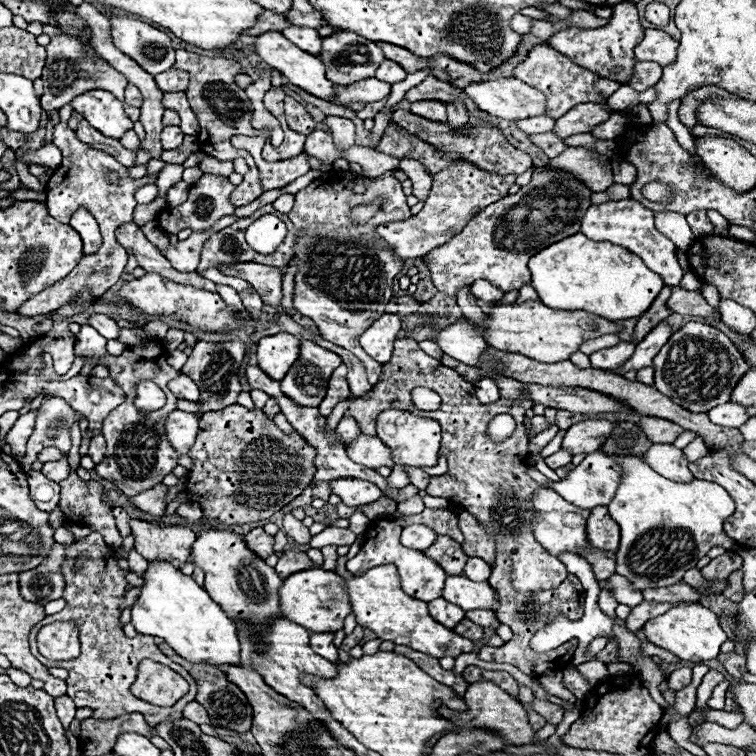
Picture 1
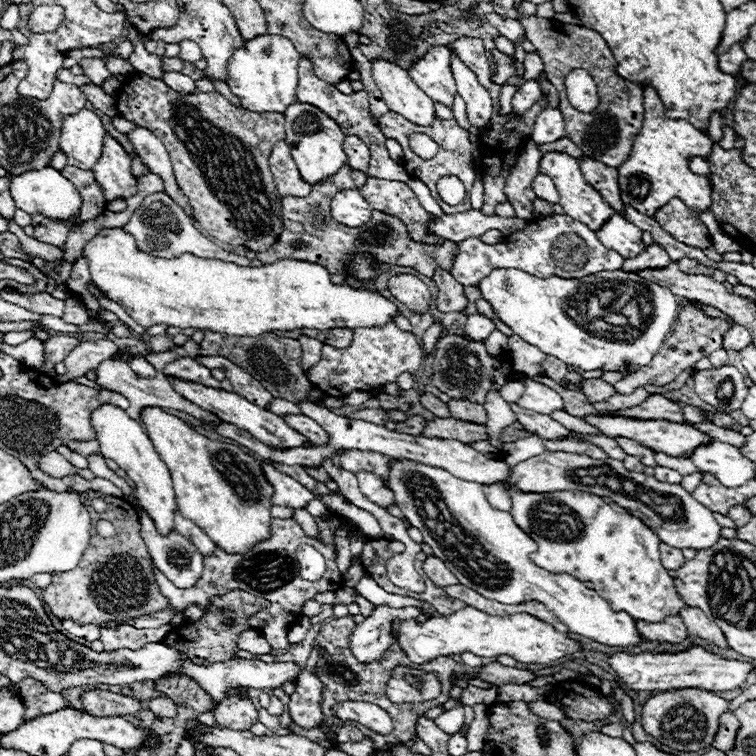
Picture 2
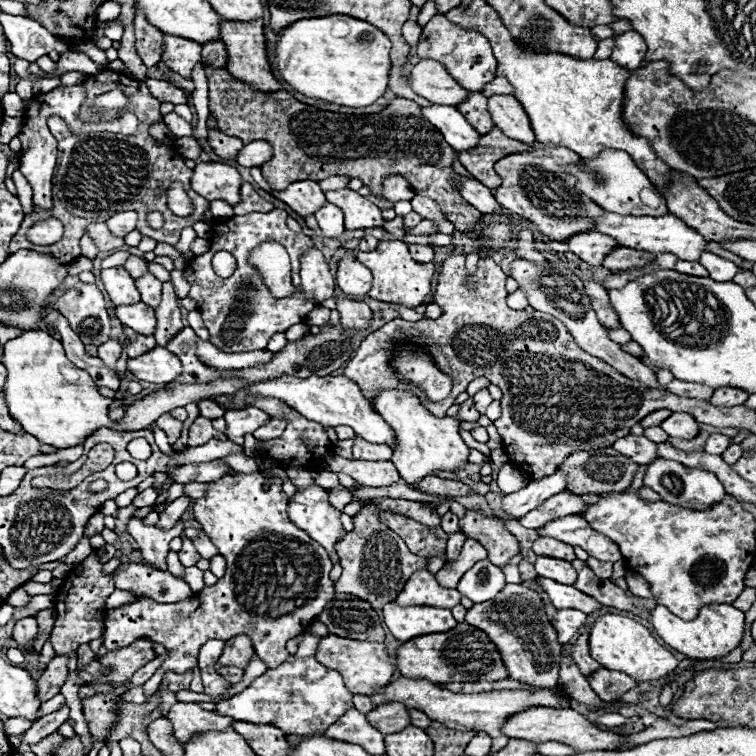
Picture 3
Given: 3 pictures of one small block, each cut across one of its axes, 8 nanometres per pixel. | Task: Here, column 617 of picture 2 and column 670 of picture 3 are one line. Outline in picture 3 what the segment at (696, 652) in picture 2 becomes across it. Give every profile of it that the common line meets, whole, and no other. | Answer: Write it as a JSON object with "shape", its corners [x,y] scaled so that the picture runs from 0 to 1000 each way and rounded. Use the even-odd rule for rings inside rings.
{"shape":[[[799,812],[788,817],[778,849],[780,849],[780,868],[786,873],[791,873],[804,886],[828,889],[839,899],[868,899],[897,881],[897,873],[865,847],[857,831],[828,815]]]}

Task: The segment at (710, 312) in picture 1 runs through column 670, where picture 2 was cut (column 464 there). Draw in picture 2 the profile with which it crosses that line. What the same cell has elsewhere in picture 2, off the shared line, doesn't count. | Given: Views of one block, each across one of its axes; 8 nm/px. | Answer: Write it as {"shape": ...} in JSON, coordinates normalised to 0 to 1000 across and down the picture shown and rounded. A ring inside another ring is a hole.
{"shape":[[[577,357],[571,368],[579,378],[579,410],[582,413],[611,413],[619,405],[619,394],[614,392],[614,378],[603,373],[593,360]]]}

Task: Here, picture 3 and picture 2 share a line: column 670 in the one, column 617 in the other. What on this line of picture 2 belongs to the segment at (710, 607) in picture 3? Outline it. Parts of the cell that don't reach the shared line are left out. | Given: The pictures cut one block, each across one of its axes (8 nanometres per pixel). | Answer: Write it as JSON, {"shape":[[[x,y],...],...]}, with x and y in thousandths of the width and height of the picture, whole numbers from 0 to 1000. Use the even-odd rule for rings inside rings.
{"shape":[[[526,608],[519,616],[513,643],[521,651],[532,680],[558,704],[561,717],[571,722],[574,735],[587,741],[590,751],[608,772],[664,799],[688,799],[698,794],[717,796],[751,828],[754,839],[767,839],[799,854],[836,857],[852,847],[839,817],[828,810],[812,810],[791,783],[775,778],[751,759],[728,759],[704,746],[698,735],[709,730],[709,720],[680,693],[672,677],[661,677],[646,667],[635,640],[608,635],[574,616]]]}

